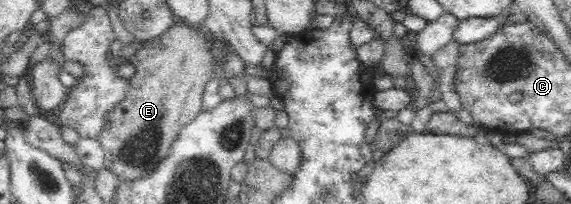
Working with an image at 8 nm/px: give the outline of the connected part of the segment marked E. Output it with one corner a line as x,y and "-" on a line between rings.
179,18
159,37
144,41
142,47
130,57
135,73
128,79
129,89
123,101
104,117
104,126
96,137
105,150
103,167
113,171
119,180
134,180
150,174
169,153
180,129
204,110
202,96
206,83
217,75
213,70
215,57
209,46
213,41
213,35
203,27
203,23
193,26

